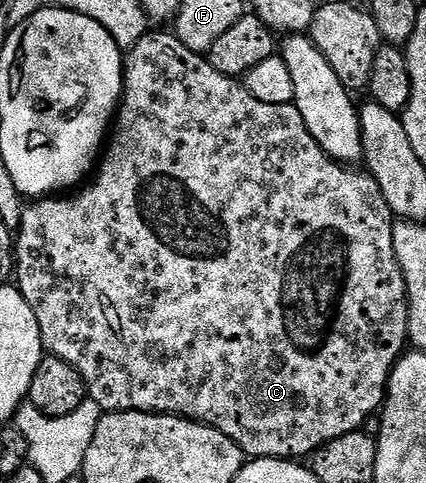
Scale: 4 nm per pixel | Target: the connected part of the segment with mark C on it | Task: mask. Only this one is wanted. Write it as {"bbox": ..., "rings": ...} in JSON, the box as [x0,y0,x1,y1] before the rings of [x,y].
{"bbox":[16,31,410,461],"rings":[[[158,31],[158,32],[156,32],[156,33],[155,33],[155,35],[154,35],[154,32],[153,32],[153,33],[147,33],[147,35],[146,35],[146,36],[145,36],[145,37],[143,37],[143,39],[141,39],[141,40],[140,40],[140,41],[139,41],[139,42],[138,42],[138,44],[137,44],[137,45],[135,45],[135,46],[134,46],[134,47],[131,47],[131,48],[129,48],[129,51],[128,51],[128,54],[127,54],[127,55],[126,55],[126,56],[125,56],[125,59],[124,59],[124,82],[123,82],[123,84],[122,84],[122,101],[121,101],[121,104],[120,104],[120,106],[119,106],[119,108],[118,108],[118,110],[117,110],[117,112],[116,112],[116,122],[115,122],[115,123],[114,123],[114,124],[113,124],[113,127],[112,127],[112,134],[111,134],[111,135],[110,135],[110,136],[109,136],[109,139],[108,139],[108,142],[107,142],[107,143],[106,143],[106,144],[105,144],[105,147],[104,147],[104,154],[103,154],[103,155],[102,155],[102,156],[101,156],[101,159],[100,159],[100,162],[99,162],[99,163],[98,163],[98,164],[97,164],[97,167],[96,167],[96,174],[95,174],[95,175],[94,175],[94,176],[93,176],[93,179],[92,179],[92,182],[91,182],[91,183],[90,183],[90,184],[89,184],[89,185],[86,185],[86,186],[83,186],[83,187],[82,187],[82,188],[81,188],[81,190],[79,190],[79,191],[78,191],[78,192],[77,192],[77,193],[74,193],[74,194],[78,194],[78,193],[79,193],[79,195],[74,195],[74,194],[71,194],[71,195],[70,195],[70,196],[69,196],[69,197],[43,197],[43,198],[41,198],[41,199],[39,199],[39,200],[37,200],[37,201],[34,201],[34,202],[31,202],[31,203],[30,203],[30,204],[29,204],[29,205],[26,205],[26,206],[23,206],[23,209],[22,209],[22,224],[21,224],[21,225],[20,225],[20,229],[19,229],[19,230],[18,230],[18,232],[17,232],[17,233],[16,233],[16,279],[17,279],[17,275],[18,275],[18,280],[16,280],[16,286],[17,286],[17,289],[18,289],[18,292],[20,292],[20,294],[21,294],[21,295],[22,295],[22,296],[23,296],[23,297],[24,297],[24,301],[28,301],[28,305],[32,305],[32,313],[36,313],[36,321],[37,321],[37,322],[38,322],[38,324],[39,324],[39,325],[40,325],[40,337],[41,337],[41,338],[42,338],[42,345],[43,345],[43,348],[44,348],[44,351],[45,351],[45,354],[46,354],[46,355],[47,355],[47,356],[50,356],[50,357],[53,357],[53,358],[56,358],[56,359],[59,359],[59,360],[60,360],[60,361],[64,361],[64,362],[65,362],[65,363],[67,363],[67,364],[68,364],[68,365],[72,365],[72,369],[76,369],[76,370],[77,370],[77,371],[78,371],[78,372],[79,372],[79,373],[80,373],[80,377],[81,377],[81,378],[82,378],[82,380],[83,380],[83,381],[84,381],[84,385],[85,385],[85,386],[86,386],[86,393],[87,393],[87,396],[88,396],[88,397],[89,397],[89,398],[90,398],[90,399],[91,399],[91,400],[92,400],[92,401],[96,401],[96,405],[100,405],[100,406],[101,406],[101,407],[102,407],[102,409],[103,409],[103,412],[106,412],[106,413],[109,413],[109,412],[111,412],[111,411],[148,411],[148,412],[150,412],[150,414],[152,414],[152,415],[180,415],[180,416],[182,416],[182,418],[184,418],[184,419],[192,419],[192,420],[194,420],[194,422],[196,422],[196,423],[205,423],[205,424],[206,424],[206,426],[208,426],[208,427],[211,427],[211,428],[212,428],[212,429],[216,429],[216,430],[217,430],[217,431],[219,431],[219,432],[220,432],[220,433],[224,433],[224,437],[228,437],[228,438],[229,438],[229,439],[231,439],[231,440],[232,440],[232,441],[236,441],[236,445],[237,445],[237,446],[238,446],[238,447],[241,447],[241,448],[242,448],[242,454],[243,454],[243,456],[246,456],[246,457],[249,457],[249,458],[250,458],[250,459],[289,459],[289,460],[291,460],[291,461],[298,461],[298,460],[301,460],[301,459],[302,459],[302,458],[303,458],[303,457],[302,457],[302,456],[301,456],[301,455],[306,455],[306,457],[310,457],[310,456],[313,456],[313,454],[314,454],[314,452],[315,452],[315,451],[319,451],[319,450],[320,450],[320,449],[321,449],[321,448],[322,448],[322,447],[323,447],[323,446],[324,446],[324,444],[325,444],[325,443],[327,443],[327,442],[328,442],[328,441],[336,441],[336,437],[344,437],[344,433],[352,433],[352,432],[353,432],[353,431],[356,431],[356,430],[359,430],[359,429],[362,429],[362,428],[365,428],[365,427],[366,427],[366,426],[367,426],[367,425],[366,425],[366,424],[365,424],[365,423],[366,423],[366,422],[368,422],[368,421],[369,421],[369,419],[370,419],[370,414],[372,414],[372,413],[373,413],[373,411],[374,411],[374,414],[375,414],[375,412],[377,412],[377,411],[378,411],[378,410],[379,410],[379,408],[381,408],[381,406],[382,406],[382,404],[383,404],[383,402],[384,402],[384,396],[385,396],[385,394],[386,394],[386,384],[387,384],[387,383],[389,383],[389,381],[390,381],[390,371],[391,371],[391,370],[392,370],[392,369],[393,369],[393,368],[394,368],[394,365],[395,365],[395,363],[397,363],[397,362],[398,362],[398,360],[399,360],[399,359],[401,359],[401,358],[402,358],[402,356],[403,356],[403,354],[404,354],[404,352],[405,352],[405,351],[406,351],[406,350],[407,350],[407,347],[408,347],[408,336],[409,336],[409,333],[410,333],[410,322],[409,322],[409,321],[408,321],[408,293],[407,293],[407,292],[406,292],[406,282],[405,282],[405,281],[404,281],[404,273],[403,273],[403,272],[402,272],[402,270],[401,270],[401,269],[400,269],[400,265],[399,265],[399,264],[398,264],[398,262],[397,262],[397,261],[396,261],[396,249],[395,249],[395,248],[394,248],[394,246],[393,246],[393,245],[392,245],[392,233],[393,233],[393,232],[394,232],[394,225],[395,225],[395,222],[396,222],[396,216],[395,216],[395,215],[393,215],[393,213],[391,213],[391,212],[390,212],[390,206],[389,206],[389,205],[388,205],[388,201],[384,201],[384,197],[383,197],[383,196],[382,196],[382,194],[381,194],[381,193],[380,193],[380,185],[379,185],[379,184],[378,184],[378,183],[377,183],[377,181],[375,181],[375,180],[374,180],[374,178],[373,178],[373,177],[371,177],[371,175],[370,175],[370,174],[369,174],[369,173],[367,173],[367,172],[366,172],[366,171],[365,171],[365,170],[362,170],[362,169],[351,169],[351,168],[350,168],[350,167],[349,167],[349,166],[346,166],[346,165],[343,165],[343,164],[340,164],[340,163],[337,163],[337,162],[336,162],[336,160],[335,160],[335,159],[333,159],[333,158],[332,158],[332,157],[328,157],[328,153],[324,153],[324,149],[320,149],[320,145],[319,145],[319,144],[318,144],[318,142],[317,142],[317,141],[316,141],[316,137],[312,137],[312,133],[308,133],[308,125],[304,125],[304,117],[300,117],[300,109],[296,109],[296,108],[295,108],[295,107],[294,107],[294,104],[293,104],[293,103],[285,103],[285,104],[284,104],[284,105],[268,105],[268,104],[267,104],[267,103],[265,103],[265,102],[264,102],[264,101],[256,101],[256,97],[252,97],[252,93],[251,93],[251,92],[250,92],[250,90],[249,90],[249,89],[248,89],[248,88],[247,88],[247,87],[246,87],[246,86],[244,86],[244,85],[243,85],[243,84],[242,84],[242,83],[241,83],[241,82],[239,82],[239,80],[238,80],[238,79],[237,79],[237,78],[234,78],[234,77],[231,77],[231,76],[229,76],[229,75],[225,75],[225,74],[224,74],[224,73],[220,73],[220,72],[219,72],[219,71],[217,71],[217,70],[216,70],[216,69],[212,69],[212,65],[211,65],[211,64],[210,64],[210,61],[209,61],[209,58],[207,58],[207,56],[206,56],[206,55],[205,55],[205,54],[202,54],[202,53],[199,53],[199,52],[196,52],[196,51],[193,51],[193,50],[192,50],[192,49],[188,49],[188,48],[187,48],[187,47],[185,47],[185,46],[184,46],[184,45],[183,45],[183,44],[182,44],[182,42],[180,42],[180,40],[179,40],[179,39],[178,39],[178,37],[177,37],[177,35],[175,35],[175,34],[173,34],[173,33],[167,33],[167,35],[165,35],[165,33],[164,33],[164,32],[162,32],[162,31]]]}

